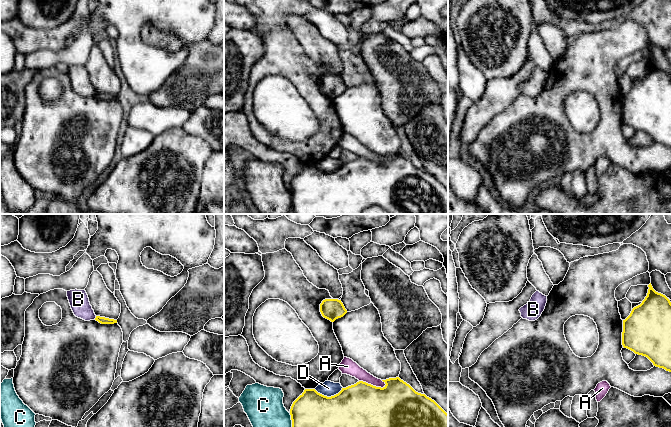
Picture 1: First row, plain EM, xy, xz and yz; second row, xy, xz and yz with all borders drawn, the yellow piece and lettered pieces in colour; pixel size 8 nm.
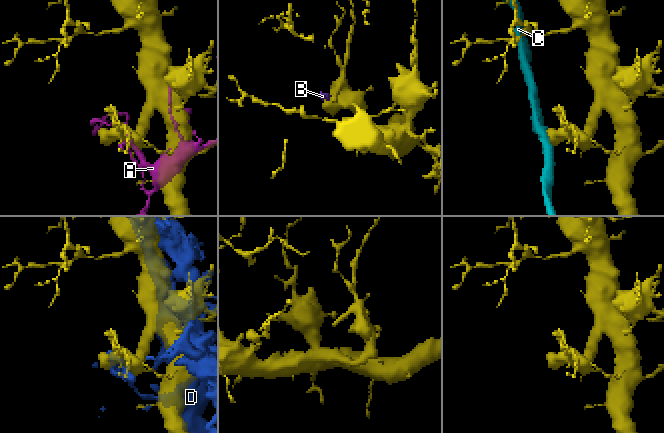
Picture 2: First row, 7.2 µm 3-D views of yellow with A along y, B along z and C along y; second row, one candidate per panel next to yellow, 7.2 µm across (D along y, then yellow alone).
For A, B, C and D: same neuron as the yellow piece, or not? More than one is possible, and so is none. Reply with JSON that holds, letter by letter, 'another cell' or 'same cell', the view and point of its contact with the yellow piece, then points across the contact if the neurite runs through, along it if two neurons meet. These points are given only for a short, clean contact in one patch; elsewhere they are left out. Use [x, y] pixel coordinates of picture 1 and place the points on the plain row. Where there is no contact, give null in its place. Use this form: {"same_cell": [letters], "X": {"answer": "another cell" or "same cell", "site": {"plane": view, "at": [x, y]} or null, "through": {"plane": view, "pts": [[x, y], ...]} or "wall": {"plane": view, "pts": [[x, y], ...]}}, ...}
{"same_cell": [], "A": {"answer": "another cell", "site": {"plane": "xz", "at": [372, 161]}}, "B": {"answer": "another cell", "site": {"plane": "xy", "at": [95, 94]}, "wall": {"plane": "xy", "pts": [[96, 92], [94, 95]]}}, "C": {"answer": "another cell", "site": {"plane": "xz", "at": [292, 200]}}, "D": {"answer": "another cell", "site": {"plane": "xz", "at": [328, 173]}}}

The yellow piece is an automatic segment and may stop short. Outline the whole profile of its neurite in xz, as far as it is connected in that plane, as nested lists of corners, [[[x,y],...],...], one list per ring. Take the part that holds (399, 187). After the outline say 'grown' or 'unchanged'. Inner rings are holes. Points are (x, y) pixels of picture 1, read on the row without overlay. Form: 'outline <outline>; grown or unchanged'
outline [[[399,153],[382,156],[386,161],[376,163],[363,157],[342,164],[331,173],[315,165],[305,165],[293,178],[290,191],[294,214],[360,214],[373,205],[384,208],[389,214],[448,214],[448,190],[431,174],[416,168]]]; unchanged

